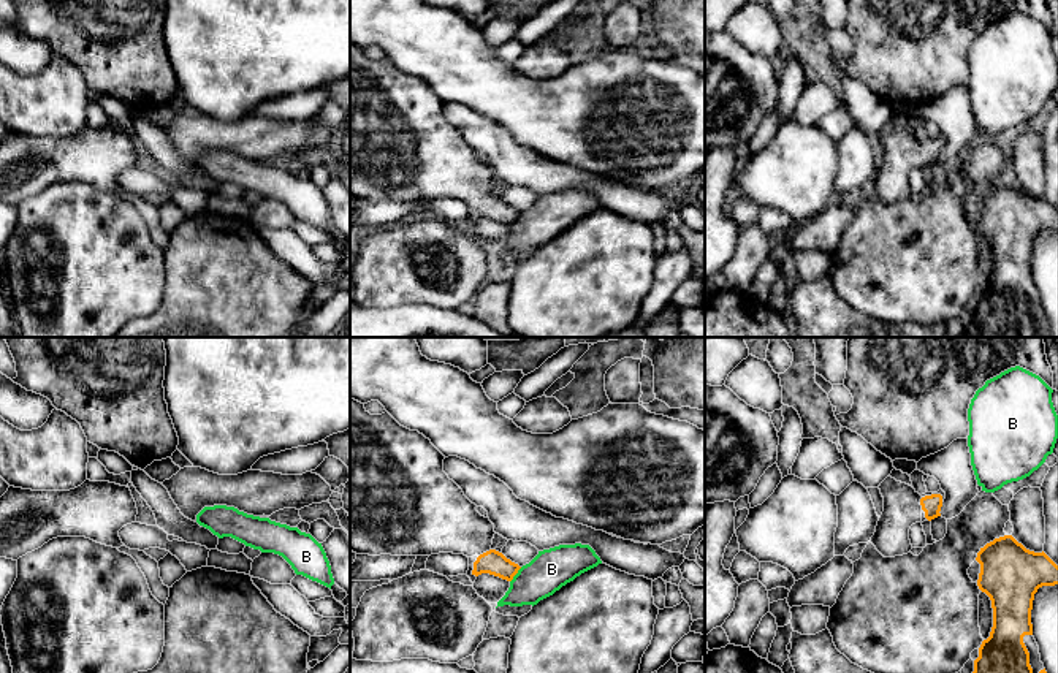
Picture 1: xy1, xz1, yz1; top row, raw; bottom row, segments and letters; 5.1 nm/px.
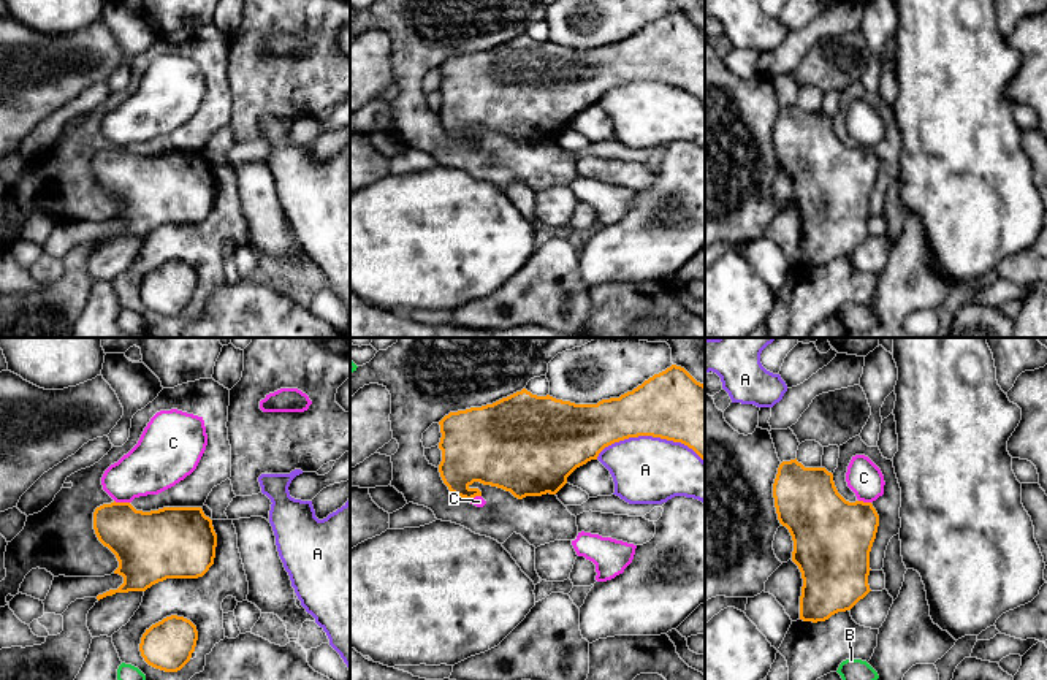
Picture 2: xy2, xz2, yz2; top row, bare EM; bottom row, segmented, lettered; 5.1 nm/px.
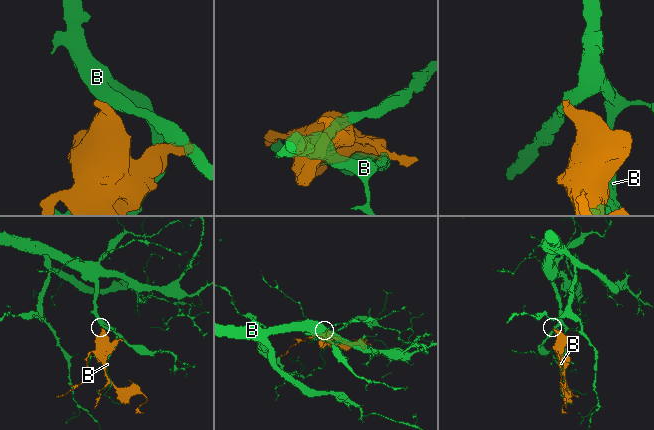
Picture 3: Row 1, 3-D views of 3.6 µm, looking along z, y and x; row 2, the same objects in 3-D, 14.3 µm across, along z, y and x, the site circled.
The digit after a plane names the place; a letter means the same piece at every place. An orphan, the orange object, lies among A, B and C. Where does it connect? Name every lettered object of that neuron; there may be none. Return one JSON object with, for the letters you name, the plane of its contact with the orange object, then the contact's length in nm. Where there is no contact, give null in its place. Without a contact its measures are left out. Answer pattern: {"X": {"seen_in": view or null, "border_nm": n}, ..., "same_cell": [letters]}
{"same_cell": []}

